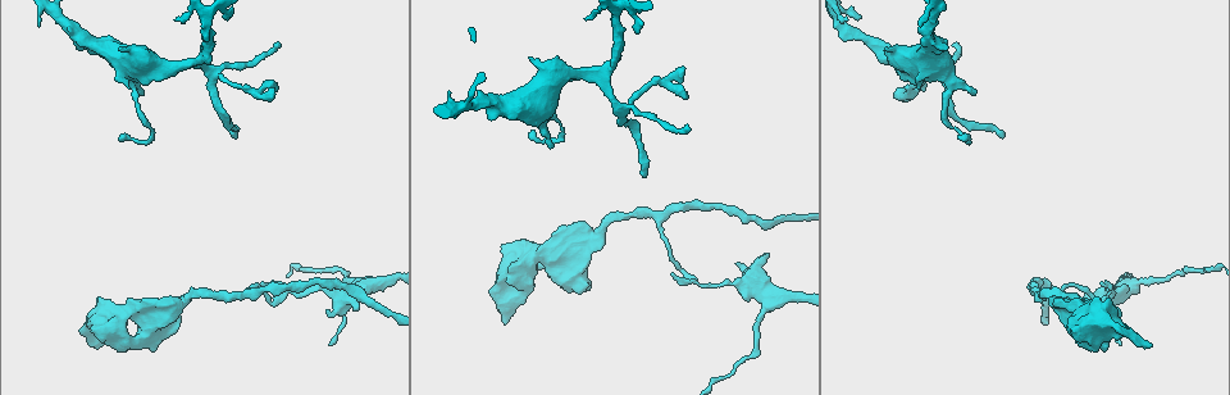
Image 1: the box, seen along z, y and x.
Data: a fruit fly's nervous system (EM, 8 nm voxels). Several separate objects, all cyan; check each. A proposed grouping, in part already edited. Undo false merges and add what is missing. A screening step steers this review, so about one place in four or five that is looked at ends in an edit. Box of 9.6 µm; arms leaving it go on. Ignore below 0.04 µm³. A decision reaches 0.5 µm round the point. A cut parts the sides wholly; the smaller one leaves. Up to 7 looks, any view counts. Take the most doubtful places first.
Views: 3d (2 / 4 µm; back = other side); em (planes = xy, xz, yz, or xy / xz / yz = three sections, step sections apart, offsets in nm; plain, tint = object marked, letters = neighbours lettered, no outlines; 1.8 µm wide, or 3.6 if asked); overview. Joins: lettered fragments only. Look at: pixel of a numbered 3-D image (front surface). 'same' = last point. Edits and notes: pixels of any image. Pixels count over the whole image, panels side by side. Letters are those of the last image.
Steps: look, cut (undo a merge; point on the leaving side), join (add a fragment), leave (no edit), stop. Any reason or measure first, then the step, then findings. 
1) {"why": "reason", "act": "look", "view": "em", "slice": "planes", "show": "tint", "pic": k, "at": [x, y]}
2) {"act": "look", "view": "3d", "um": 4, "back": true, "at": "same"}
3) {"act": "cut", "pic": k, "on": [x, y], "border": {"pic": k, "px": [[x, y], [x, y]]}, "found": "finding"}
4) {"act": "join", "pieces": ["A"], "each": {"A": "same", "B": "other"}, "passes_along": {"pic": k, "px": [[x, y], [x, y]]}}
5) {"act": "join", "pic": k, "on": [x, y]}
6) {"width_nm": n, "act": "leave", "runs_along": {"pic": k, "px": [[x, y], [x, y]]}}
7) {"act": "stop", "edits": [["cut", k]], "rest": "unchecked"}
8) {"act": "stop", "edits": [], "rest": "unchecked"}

{"why": "free end", "act": "look", "view": "em", "slice": "yz", "step": 16, "show": "letters", "pic": 1, "at": [899, 90]}

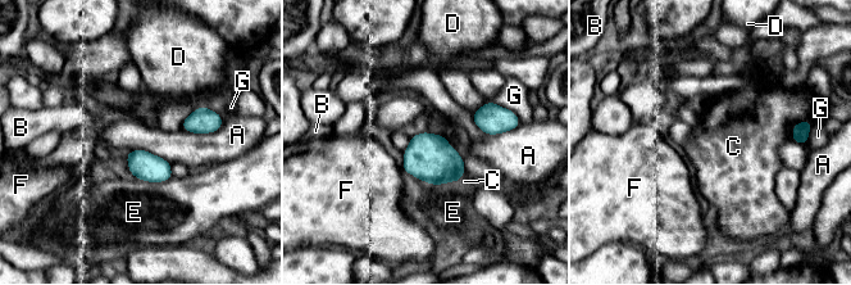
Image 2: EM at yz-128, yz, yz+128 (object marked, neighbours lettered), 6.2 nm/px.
{"act": "leave", "each": {"A": "other", "B": "other", "C": "other", "D": "other", "E": "other", "F": "other", "G": "other"}, "border": {"pic": 2, "px": [[465, 171], [458, 181], [432, 185]]}, "found": "none of them fits"}

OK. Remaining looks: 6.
{"why": "an open end", "act": "look", "view": "em", "slice": "xz", "step": 8, "show": "letters", "pic": 1, "at": [959, 136]}

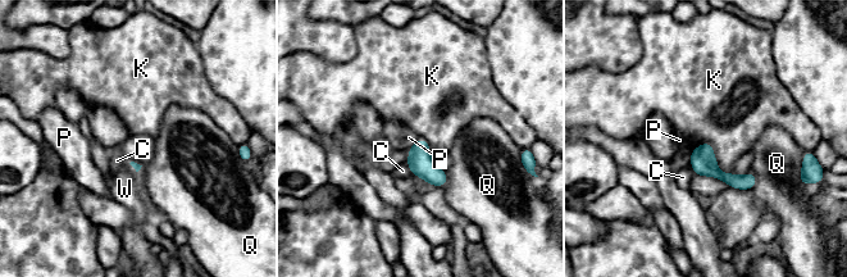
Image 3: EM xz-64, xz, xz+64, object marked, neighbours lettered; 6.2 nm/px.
{"act": "look", "view": "em", "slice": "planes", "show": "letters", "at": "same"}

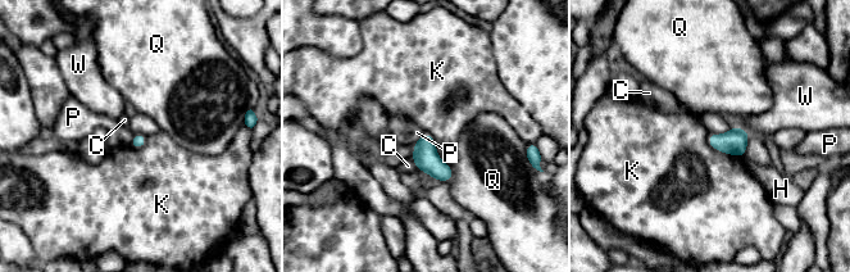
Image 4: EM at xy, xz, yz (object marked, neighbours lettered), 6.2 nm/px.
{"act": "leave", "each": {"C": "other", "H": "other", "K": "other", "P": "other", "Q": "other", "W": "other"}, "border": {"pic": 4, "px": [[424, 132], [413, 144]]}, "found": "none of them fits"}

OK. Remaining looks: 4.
{"why": "tapers out", "act": "look", "view": "em", "slice": "xz", "step": 8, "show": "letters", "pic": 1, "at": [1001, 138]}

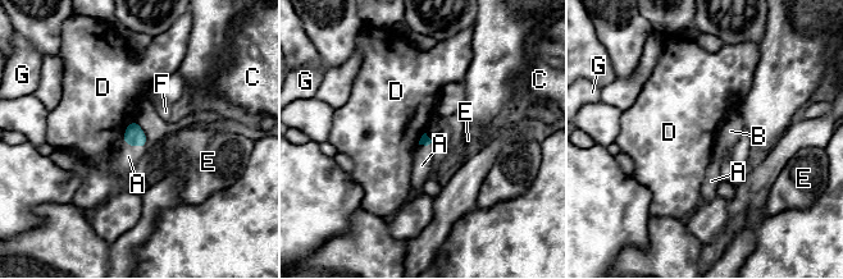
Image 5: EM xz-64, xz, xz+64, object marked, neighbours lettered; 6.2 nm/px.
{"act": "look", "view": "em", "slice": "planes", "show": "letters", "at": "same"}

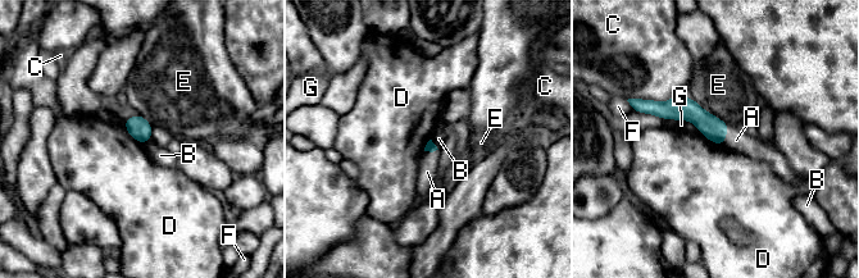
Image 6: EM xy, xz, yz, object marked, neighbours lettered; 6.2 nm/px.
{"longest_contact_nm": ["E", 300], "act": "join", "pieces": ["A"], "each": {"A": "same", "B": "other", "C": "other", "D": "other", "E": "other", "F": "other", "G": "other"}, "passes_along": {"pic": 6, "px": [[712, 127], [725, 136], [736, 140]]}, "found": "the neuron continues"}

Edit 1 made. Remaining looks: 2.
{"act": "stop", "edits": [["join", 6]], "rest": "unchecked"}

